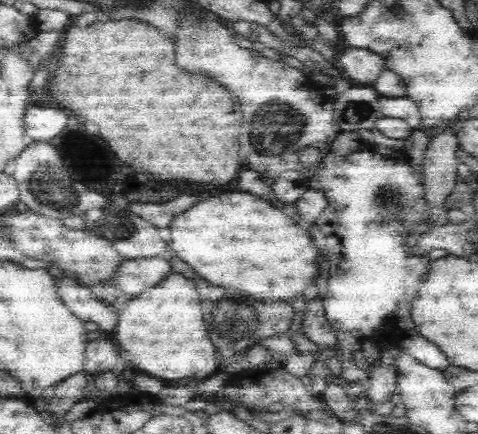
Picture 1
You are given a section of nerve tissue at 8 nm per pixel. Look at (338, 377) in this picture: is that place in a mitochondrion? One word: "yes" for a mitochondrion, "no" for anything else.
no

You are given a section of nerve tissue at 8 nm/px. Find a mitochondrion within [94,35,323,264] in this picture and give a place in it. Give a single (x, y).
(276, 127)

